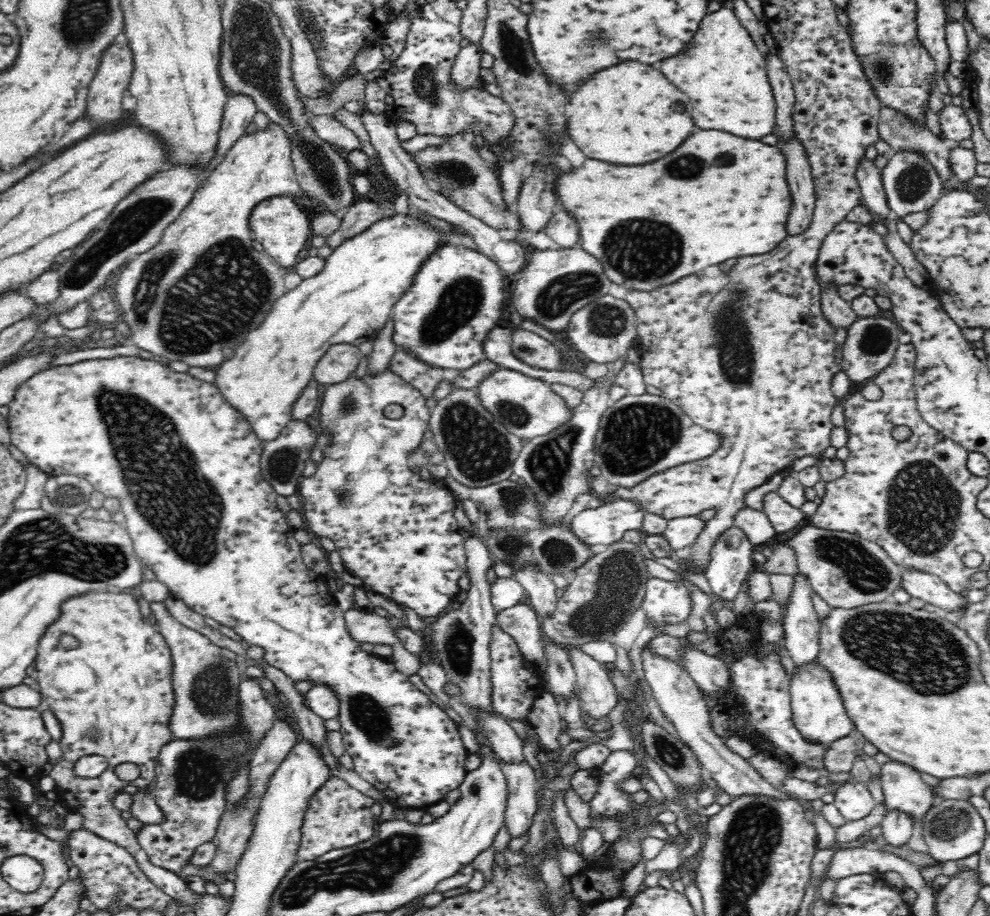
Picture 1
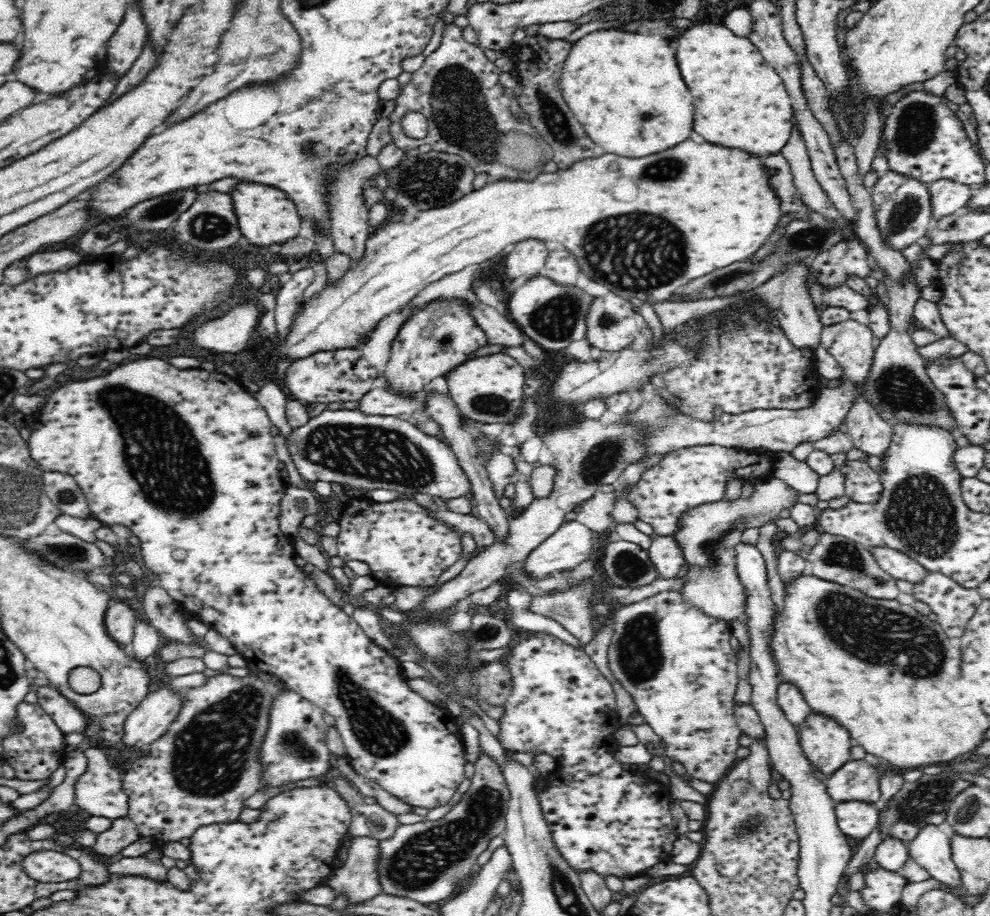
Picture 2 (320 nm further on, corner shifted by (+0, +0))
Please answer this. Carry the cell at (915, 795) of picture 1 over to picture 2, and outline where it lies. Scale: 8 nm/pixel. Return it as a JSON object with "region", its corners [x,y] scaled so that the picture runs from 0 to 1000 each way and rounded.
{"region":[[[935,900],[917,918],[918,934],[957,972],[974,977],[970,955],[961,938],[960,921],[961,914],[958,910],[943,900]]]}

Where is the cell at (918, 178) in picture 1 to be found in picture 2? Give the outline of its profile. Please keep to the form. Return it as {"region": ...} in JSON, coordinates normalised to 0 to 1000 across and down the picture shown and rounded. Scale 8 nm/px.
{"region":[[[899,184],[893,189],[893,192],[887,194],[879,209],[885,239],[901,270],[912,273],[932,263],[939,242],[944,239],[937,201],[931,200],[924,192],[917,192]]]}

